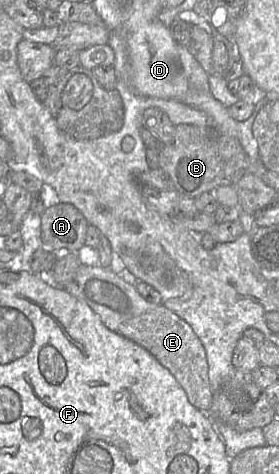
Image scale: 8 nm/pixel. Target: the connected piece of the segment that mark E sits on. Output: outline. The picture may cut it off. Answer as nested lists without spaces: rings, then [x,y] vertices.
[[[81,265],[74,278],[64,287],[71,295],[86,303],[103,324],[111,331],[128,338],[150,352],[176,378],[185,390],[190,403],[204,413],[208,413],[212,402],[212,392],[208,376],[206,351],[191,326],[170,311],[163,304],[154,304],[143,298],[134,283],[124,274],[117,274],[111,268]]]

